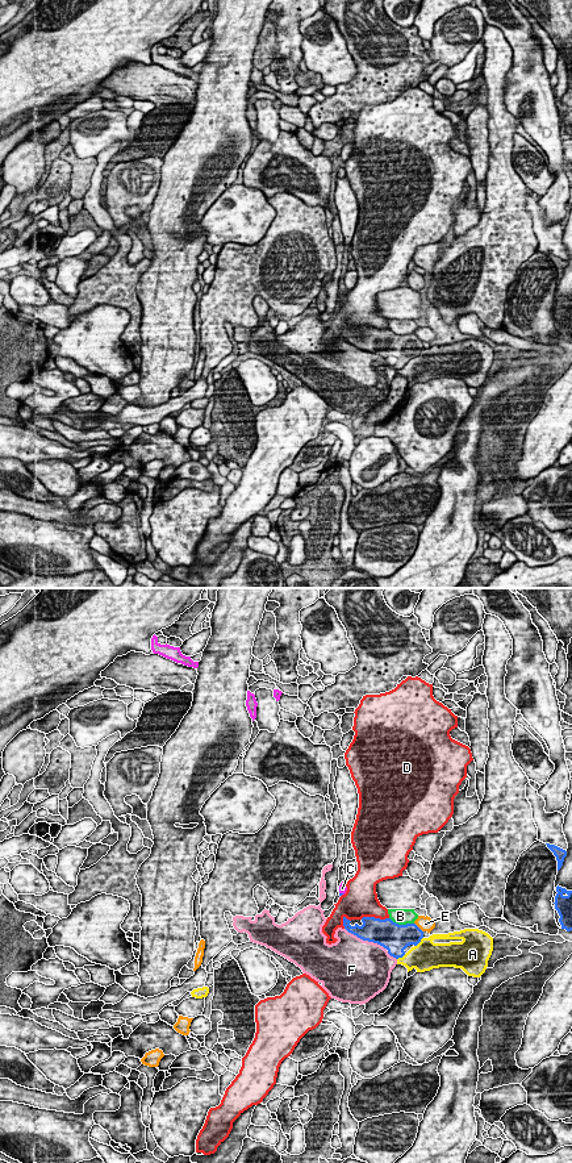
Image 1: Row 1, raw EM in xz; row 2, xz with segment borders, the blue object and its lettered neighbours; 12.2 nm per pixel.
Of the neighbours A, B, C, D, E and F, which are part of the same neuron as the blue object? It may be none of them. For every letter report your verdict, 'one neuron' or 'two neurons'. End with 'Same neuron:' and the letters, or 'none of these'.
A: two neurons
B: two neurons
C: one neuron
D: two neurons
E: two neurons
F: two neurons
Same neuron: C

